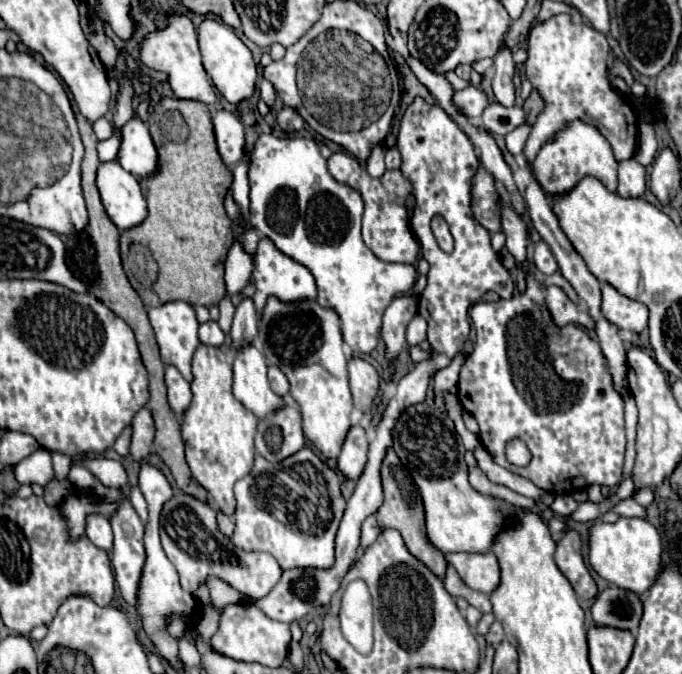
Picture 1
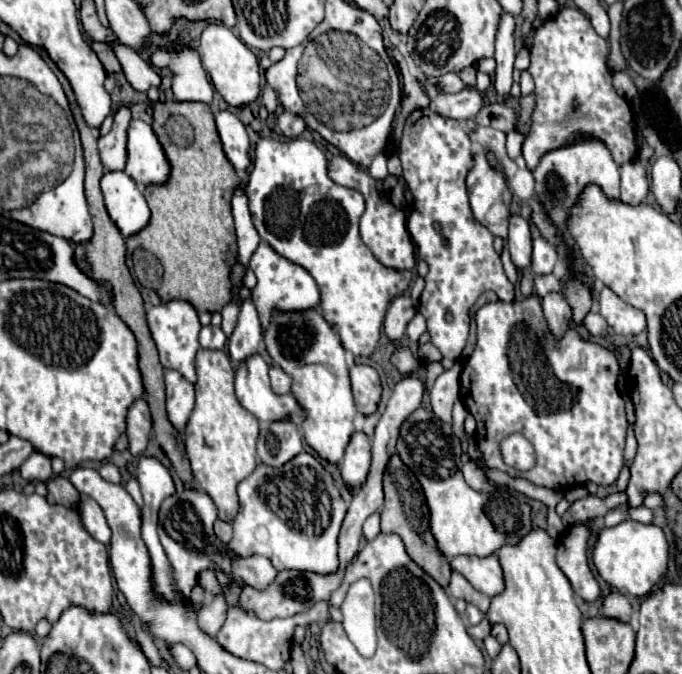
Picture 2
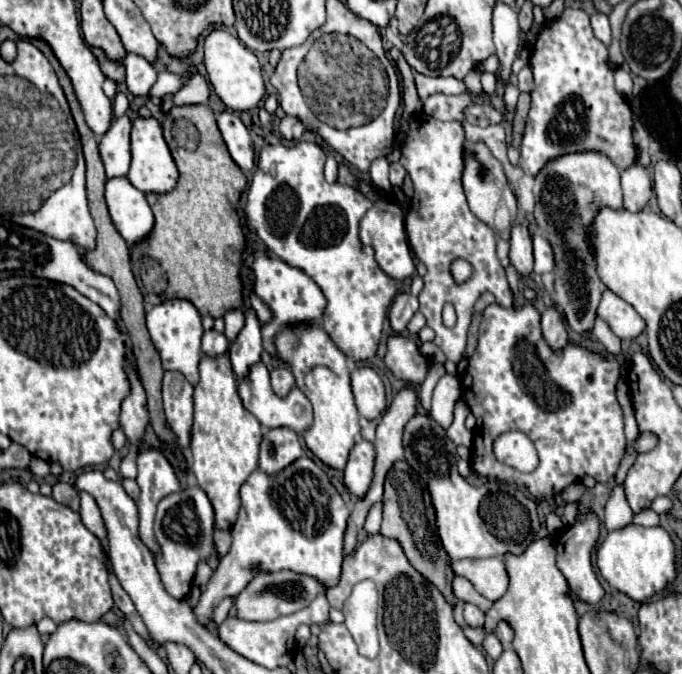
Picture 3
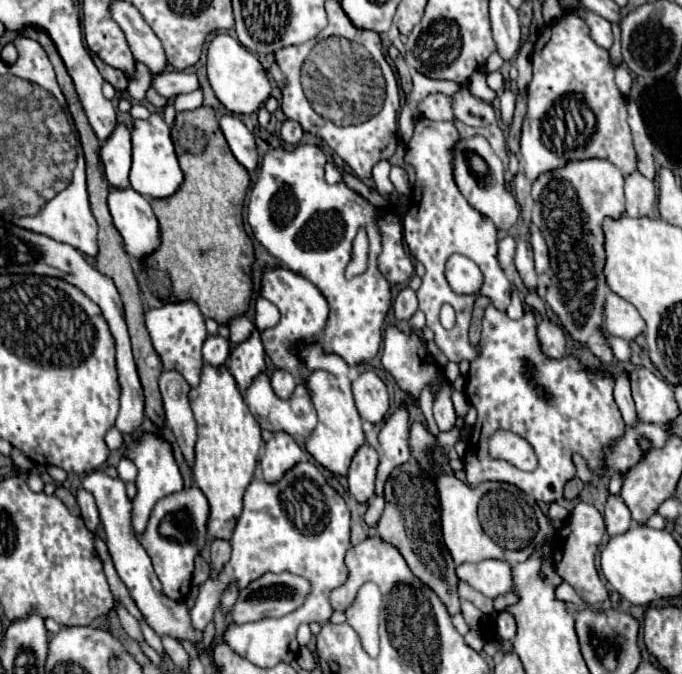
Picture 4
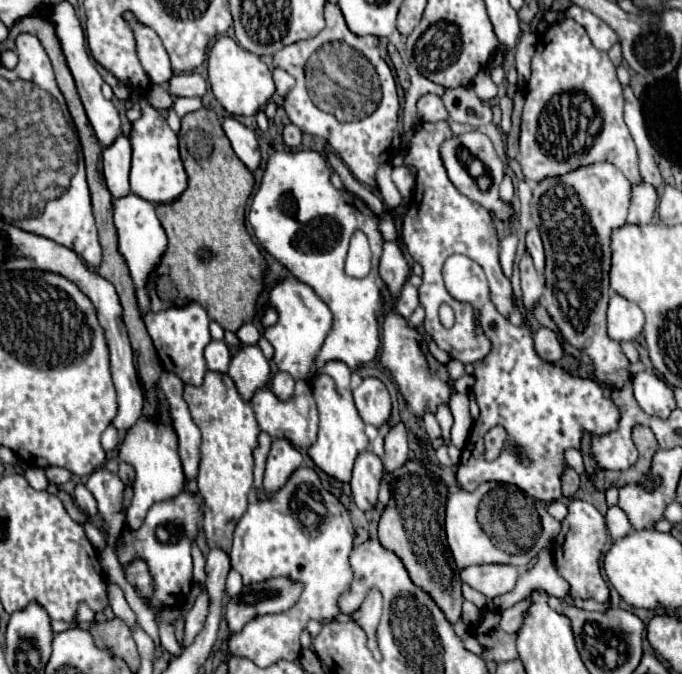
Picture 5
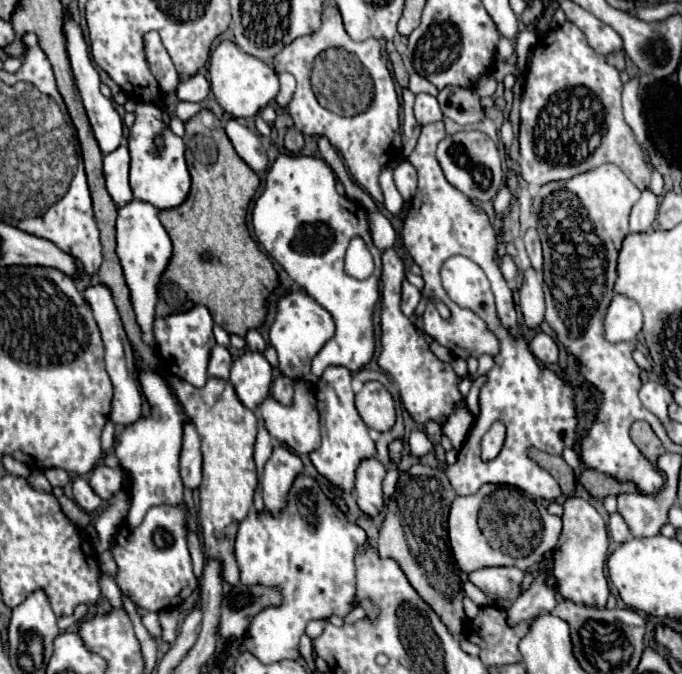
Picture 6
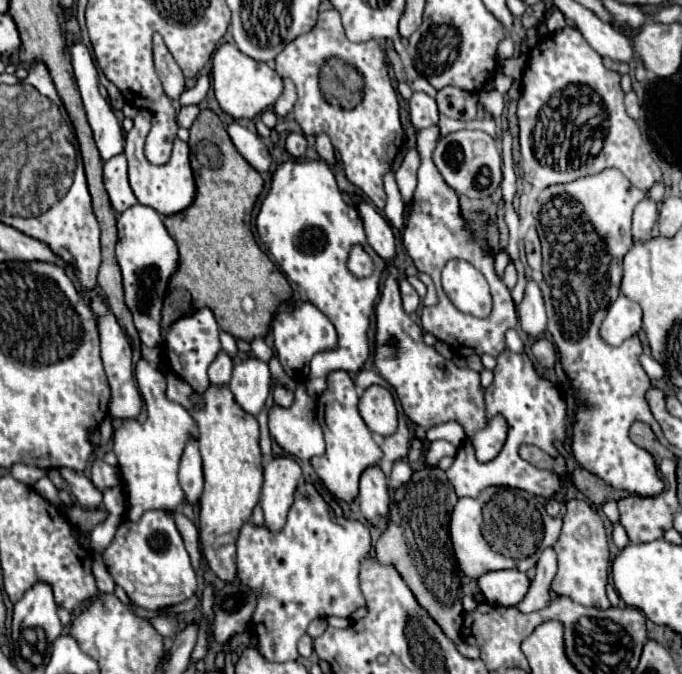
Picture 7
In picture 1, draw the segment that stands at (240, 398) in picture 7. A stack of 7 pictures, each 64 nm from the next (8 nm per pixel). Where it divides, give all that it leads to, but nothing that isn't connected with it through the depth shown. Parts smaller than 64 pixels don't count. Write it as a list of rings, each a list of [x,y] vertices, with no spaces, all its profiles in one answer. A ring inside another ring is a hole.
[[[242,298],[242,302],[236,306],[230,338],[236,340],[236,344],[244,344],[244,340],[254,340],[256,324],[258,324],[258,314],[252,298]]]

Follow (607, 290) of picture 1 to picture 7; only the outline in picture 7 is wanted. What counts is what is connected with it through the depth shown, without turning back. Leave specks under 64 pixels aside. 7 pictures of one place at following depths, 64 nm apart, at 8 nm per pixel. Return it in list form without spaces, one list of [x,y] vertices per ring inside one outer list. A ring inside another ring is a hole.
[[[618,296],[608,308],[608,314],[600,326],[600,336],[610,346],[620,346],[626,338],[640,332],[642,308],[630,302],[626,296]]]

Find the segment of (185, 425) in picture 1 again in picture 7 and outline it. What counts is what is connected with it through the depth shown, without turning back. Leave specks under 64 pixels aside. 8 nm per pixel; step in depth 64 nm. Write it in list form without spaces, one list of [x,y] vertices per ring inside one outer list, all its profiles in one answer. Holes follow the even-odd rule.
[[[166,374],[168,380],[168,390],[166,396],[178,404],[182,404],[192,418],[198,424],[198,442],[200,442],[200,454],[202,454],[202,464],[204,464],[204,492],[200,496],[200,542],[202,542],[202,552],[204,558],[210,566],[210,570],[224,582],[234,582],[236,578],[236,540],[238,532],[244,522],[250,520],[254,506],[260,500],[260,488],[262,488],[262,456],[258,448],[258,422],[252,414],[242,410],[238,402],[234,400],[234,394],[230,392],[228,386],[216,386],[210,384],[202,394],[202,408],[196,408],[192,402],[192,386],[186,380],[180,380],[176,374]]]

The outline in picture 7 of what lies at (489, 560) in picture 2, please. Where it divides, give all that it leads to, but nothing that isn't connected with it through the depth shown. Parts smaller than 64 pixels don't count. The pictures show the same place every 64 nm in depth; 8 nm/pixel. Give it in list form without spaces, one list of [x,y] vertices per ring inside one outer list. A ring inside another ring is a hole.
[[[516,568],[486,572],[476,582],[486,602],[492,606],[516,606],[530,584],[528,576]]]

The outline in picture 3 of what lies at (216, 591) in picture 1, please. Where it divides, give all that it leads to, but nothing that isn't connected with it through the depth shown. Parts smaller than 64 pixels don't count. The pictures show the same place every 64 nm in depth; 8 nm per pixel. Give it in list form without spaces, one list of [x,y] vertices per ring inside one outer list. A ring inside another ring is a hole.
[[[204,562],[204,564],[198,564],[198,570],[196,570],[196,576],[194,576],[194,584],[198,584],[200,588],[204,588],[208,582],[210,582],[210,578],[212,578],[212,568]]]

